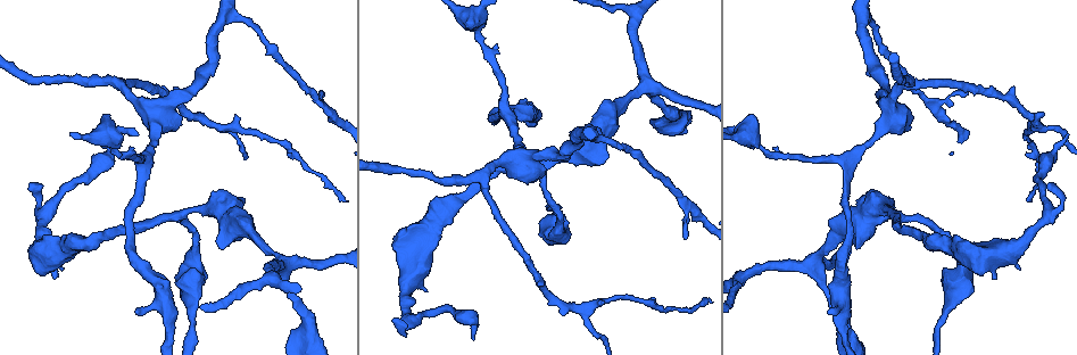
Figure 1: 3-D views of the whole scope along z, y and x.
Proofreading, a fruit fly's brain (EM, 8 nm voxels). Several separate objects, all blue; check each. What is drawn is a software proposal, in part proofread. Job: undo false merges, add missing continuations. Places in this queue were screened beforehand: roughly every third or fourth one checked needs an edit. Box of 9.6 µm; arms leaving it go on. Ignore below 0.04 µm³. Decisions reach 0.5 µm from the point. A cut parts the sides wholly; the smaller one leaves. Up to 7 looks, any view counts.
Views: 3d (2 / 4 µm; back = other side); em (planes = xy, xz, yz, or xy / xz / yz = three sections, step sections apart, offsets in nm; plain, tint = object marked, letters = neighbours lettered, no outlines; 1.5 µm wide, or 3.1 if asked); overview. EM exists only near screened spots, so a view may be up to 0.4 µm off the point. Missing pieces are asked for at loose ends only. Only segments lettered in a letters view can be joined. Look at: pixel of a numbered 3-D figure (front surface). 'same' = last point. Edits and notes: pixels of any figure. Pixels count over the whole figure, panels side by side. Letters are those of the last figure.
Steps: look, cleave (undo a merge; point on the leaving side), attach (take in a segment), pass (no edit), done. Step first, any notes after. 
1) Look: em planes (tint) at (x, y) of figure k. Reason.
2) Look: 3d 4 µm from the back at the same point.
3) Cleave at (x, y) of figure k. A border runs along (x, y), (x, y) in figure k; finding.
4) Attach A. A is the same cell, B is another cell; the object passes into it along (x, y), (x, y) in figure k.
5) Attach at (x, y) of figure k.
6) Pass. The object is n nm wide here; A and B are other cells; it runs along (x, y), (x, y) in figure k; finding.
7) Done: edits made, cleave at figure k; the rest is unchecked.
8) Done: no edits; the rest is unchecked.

Look: 3d 4 µm at (1048, 185) of figure 1. Branch stops here.

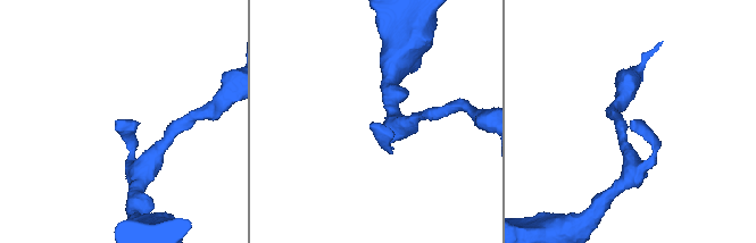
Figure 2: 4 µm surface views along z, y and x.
Look: em yz step 8 (tint) at (118, 121) of figure 2. Now the EM.

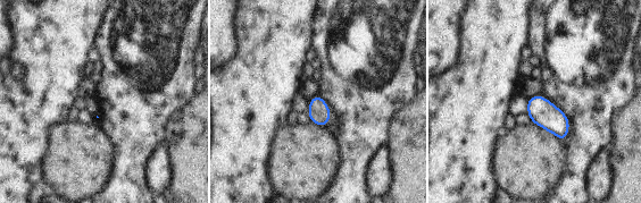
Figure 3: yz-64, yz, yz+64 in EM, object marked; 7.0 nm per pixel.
Look: em planes (letters) at the same point.

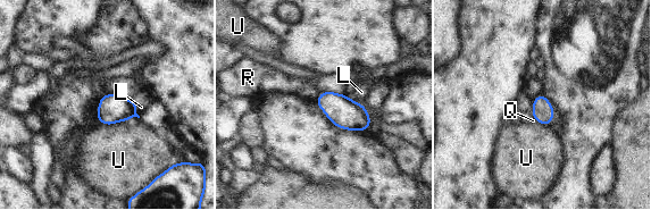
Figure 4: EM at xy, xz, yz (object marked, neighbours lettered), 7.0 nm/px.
Pass. L, Q, R and U are other cells; a border runs along (531, 111), (534, 119) in figure 4; no lettered segment goes on from it.

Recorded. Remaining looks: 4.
Look: em planes (letters) at (904, 87) of figure 1. A fork.

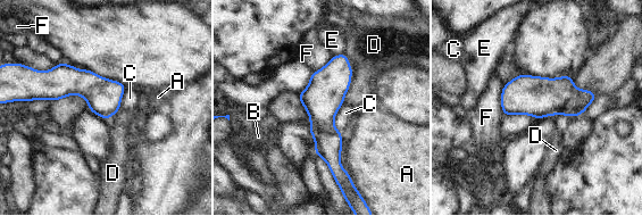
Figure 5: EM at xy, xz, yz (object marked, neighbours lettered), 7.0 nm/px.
Pass. A, B, C, D, E and F are other cells; a border runs along (343, 52), (351, 67), (344, 104) in figure 5; continuous, no second cell.

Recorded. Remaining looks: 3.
Look: 3d 4 µm from the back at (324, 94) of figure 1. Branch stops here.

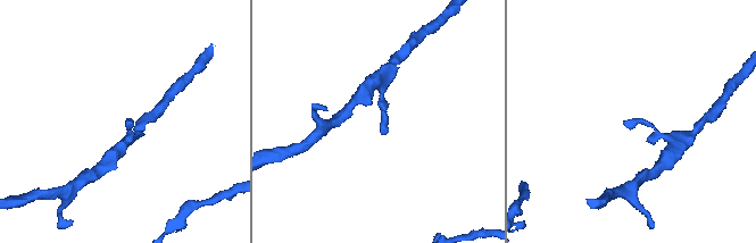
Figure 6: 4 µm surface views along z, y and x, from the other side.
Look: em xy step 4 (tint) at (623, 121) of figure 6.

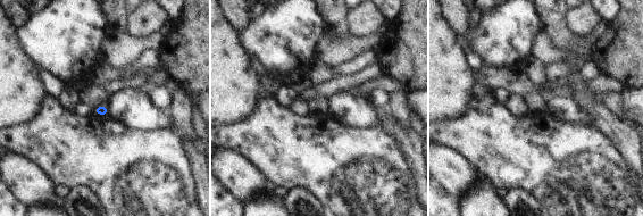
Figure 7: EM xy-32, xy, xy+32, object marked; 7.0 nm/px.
Look: em planes (letters) at the same point.

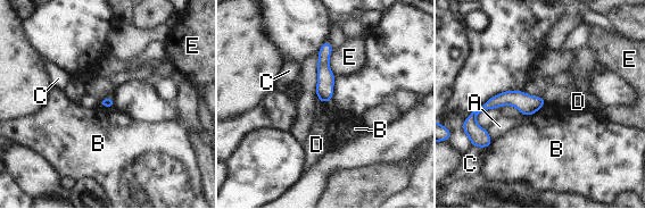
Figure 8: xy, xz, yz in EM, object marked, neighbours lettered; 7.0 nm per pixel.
Pass. The object is 80 nm wide here; the longest contact is with E, 200 nm; A, B, C, D and E are other cells; no lettered segment goes on from it.

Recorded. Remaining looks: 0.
Done: no edits; the rest is unchecked.

